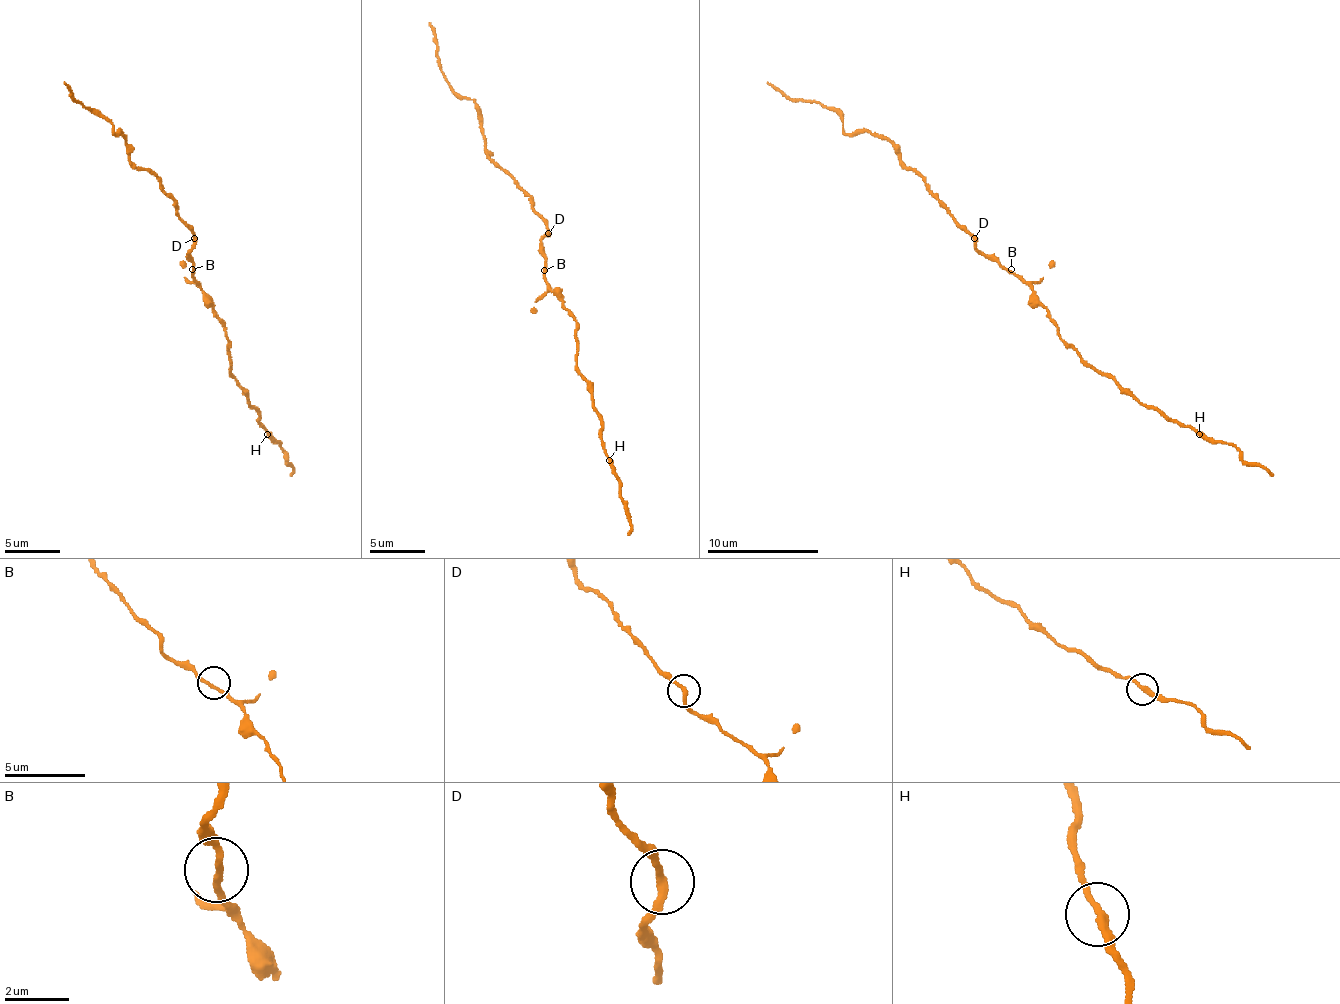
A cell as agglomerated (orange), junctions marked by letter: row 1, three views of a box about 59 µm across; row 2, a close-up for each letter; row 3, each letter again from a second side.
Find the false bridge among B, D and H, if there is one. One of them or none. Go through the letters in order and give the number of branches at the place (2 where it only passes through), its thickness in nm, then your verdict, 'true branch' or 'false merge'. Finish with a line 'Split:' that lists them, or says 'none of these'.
B: 2 | 190 nm | true branch
D: 2 | 240 nm | true branch
H: 2 | 260 nm | true branch
Split: none of these

